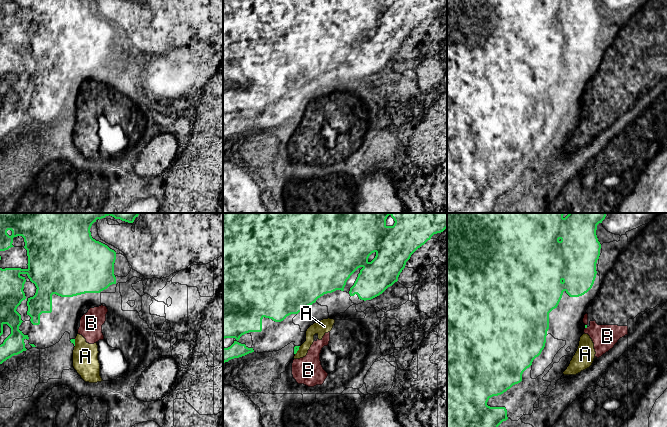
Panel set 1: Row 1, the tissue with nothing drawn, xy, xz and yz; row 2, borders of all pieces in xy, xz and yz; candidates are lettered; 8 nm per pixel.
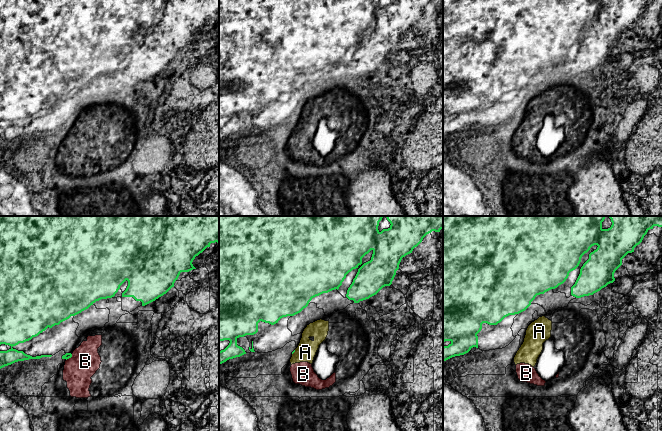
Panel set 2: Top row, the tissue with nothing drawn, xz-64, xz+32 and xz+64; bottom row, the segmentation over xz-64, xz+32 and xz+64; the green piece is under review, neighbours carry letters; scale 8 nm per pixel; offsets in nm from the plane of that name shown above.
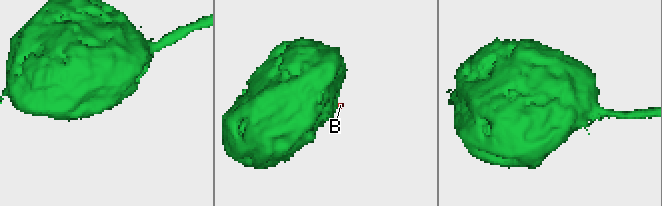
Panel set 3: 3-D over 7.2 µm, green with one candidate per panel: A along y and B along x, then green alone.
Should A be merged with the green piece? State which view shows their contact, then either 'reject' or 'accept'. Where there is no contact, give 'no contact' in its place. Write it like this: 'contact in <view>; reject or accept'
contact in xz; reject

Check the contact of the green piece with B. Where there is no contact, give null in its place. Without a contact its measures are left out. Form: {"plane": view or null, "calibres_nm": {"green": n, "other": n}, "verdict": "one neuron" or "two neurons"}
{"plane": null, "verdict": "two neurons"}

